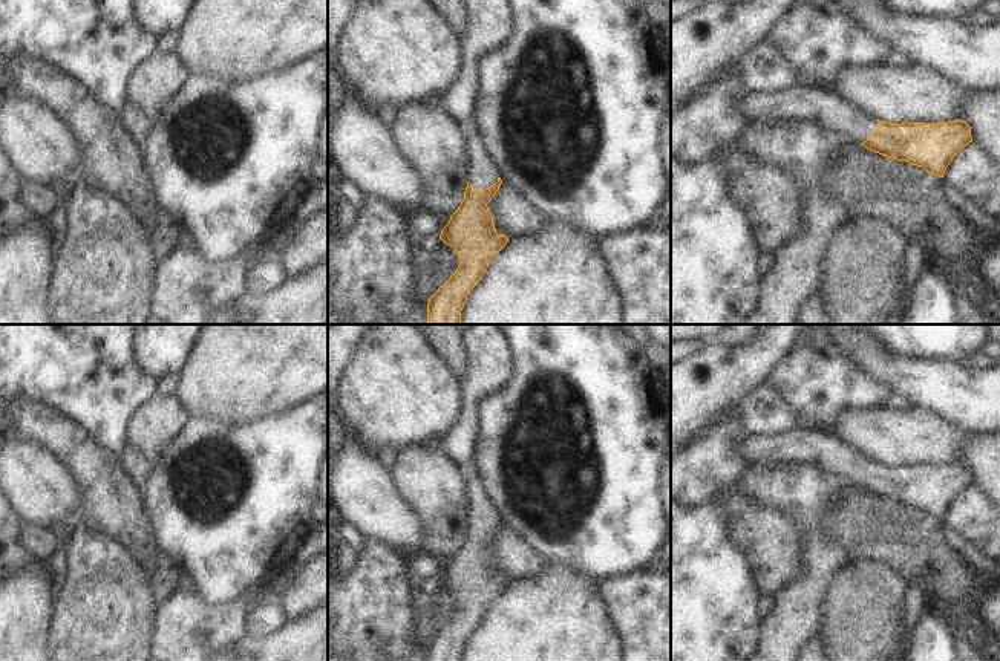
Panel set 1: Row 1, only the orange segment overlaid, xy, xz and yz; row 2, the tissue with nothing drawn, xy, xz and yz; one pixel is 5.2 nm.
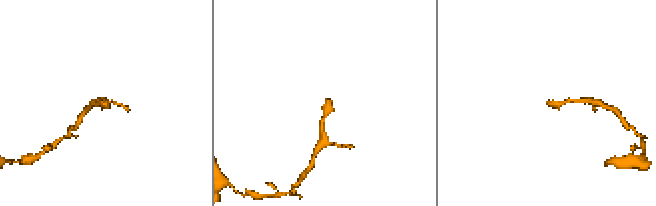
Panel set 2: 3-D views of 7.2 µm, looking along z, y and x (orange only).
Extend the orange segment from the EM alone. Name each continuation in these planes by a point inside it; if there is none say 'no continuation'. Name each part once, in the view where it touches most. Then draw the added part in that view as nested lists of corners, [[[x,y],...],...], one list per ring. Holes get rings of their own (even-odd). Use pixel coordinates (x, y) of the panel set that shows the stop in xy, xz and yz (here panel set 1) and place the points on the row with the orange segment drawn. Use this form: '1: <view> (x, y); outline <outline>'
1: xz (481, 173); outline [[[469,121],[462,129],[466,133],[467,181],[473,188],[485,190],[498,182],[498,170],[482,148],[476,124]]]

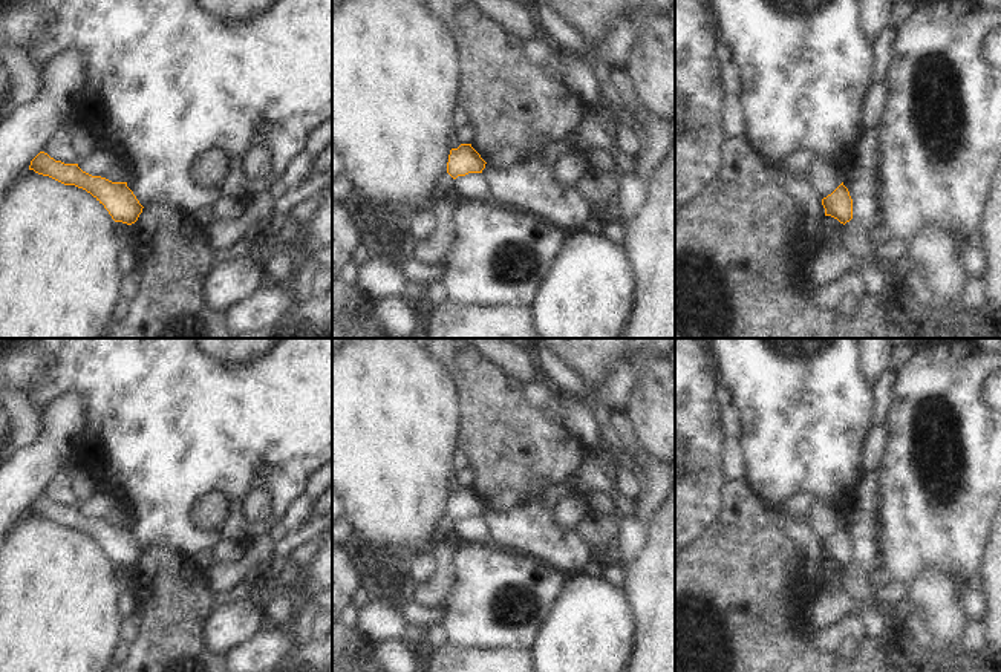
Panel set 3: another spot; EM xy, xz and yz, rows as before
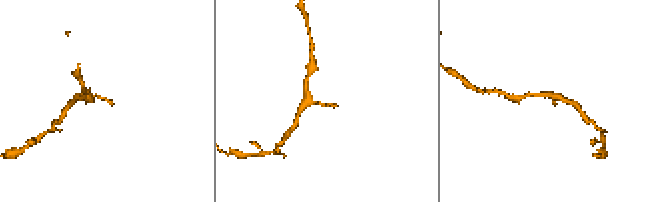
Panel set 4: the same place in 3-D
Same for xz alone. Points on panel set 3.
no continuation

